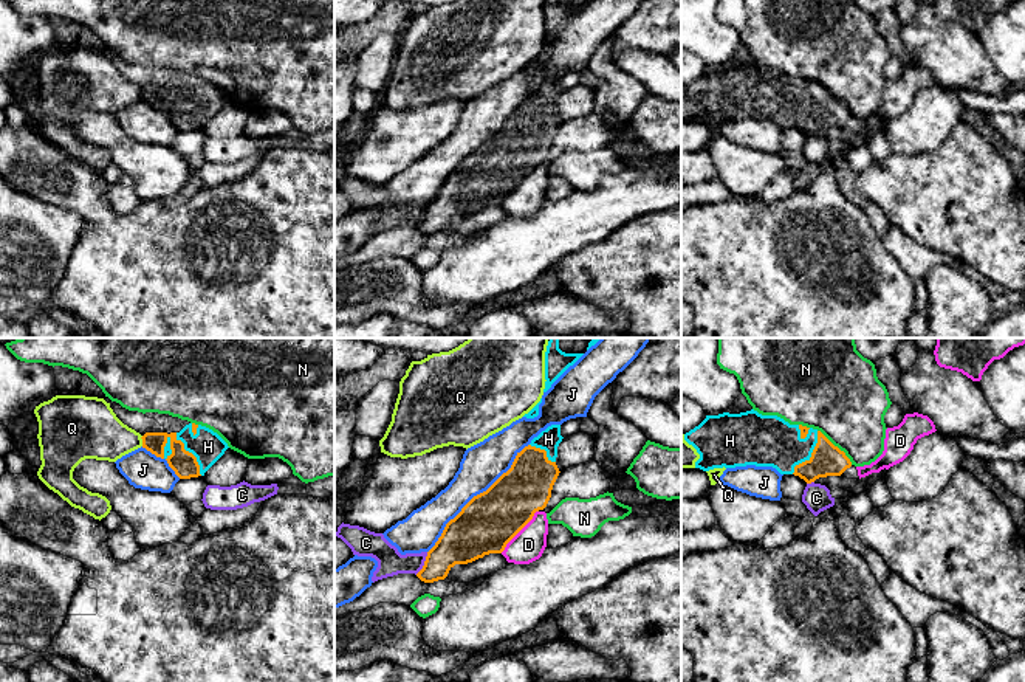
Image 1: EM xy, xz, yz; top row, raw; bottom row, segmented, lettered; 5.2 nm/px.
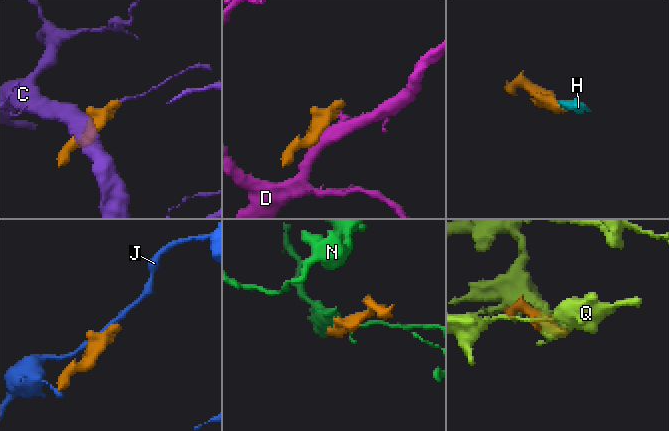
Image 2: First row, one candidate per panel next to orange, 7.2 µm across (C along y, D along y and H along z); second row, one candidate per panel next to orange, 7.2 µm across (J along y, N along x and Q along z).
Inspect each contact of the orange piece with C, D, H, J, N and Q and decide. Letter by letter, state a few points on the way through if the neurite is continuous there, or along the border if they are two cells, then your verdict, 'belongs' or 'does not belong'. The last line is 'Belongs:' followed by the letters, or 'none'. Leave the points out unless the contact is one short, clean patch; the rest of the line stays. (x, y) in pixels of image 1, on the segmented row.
C: does not belong
D: does not belong
H: across yz (827, 459), (812, 454), (767, 440) | belongs
J: does not belong
N: does not belong
Q: does not belong
Belongs: H

